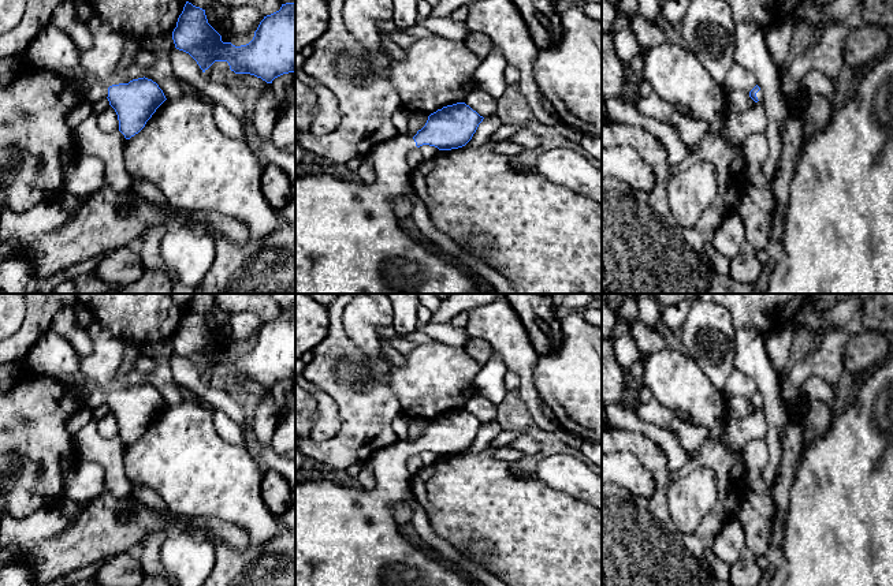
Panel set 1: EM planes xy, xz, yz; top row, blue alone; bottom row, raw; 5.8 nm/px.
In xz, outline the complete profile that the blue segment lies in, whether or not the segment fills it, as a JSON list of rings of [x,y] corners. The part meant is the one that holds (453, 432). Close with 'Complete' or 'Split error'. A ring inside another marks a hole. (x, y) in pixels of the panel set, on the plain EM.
[[[465,408],[443,413],[428,422],[414,443],[395,441],[368,460],[376,485],[372,490],[341,478],[295,484],[295,586],[480,586],[459,568],[444,567],[410,544],[394,518],[397,504],[412,496],[412,474],[406,463],[423,451],[439,456],[465,452],[483,428]]]. Split error

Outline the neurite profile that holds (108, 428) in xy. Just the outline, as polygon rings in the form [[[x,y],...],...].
[[[111,411],[97,422],[97,429],[100,436],[107,440],[112,440],[119,436],[118,421]]]

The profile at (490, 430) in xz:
[[[498,421],[485,422],[483,428],[479,430],[476,438],[473,440],[472,445],[465,452],[481,452],[491,443],[495,437],[502,432],[502,428]]]

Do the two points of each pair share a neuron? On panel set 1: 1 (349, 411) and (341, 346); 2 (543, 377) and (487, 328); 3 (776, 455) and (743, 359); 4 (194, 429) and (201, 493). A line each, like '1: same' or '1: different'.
1: same
2: different
3: same
4: same

